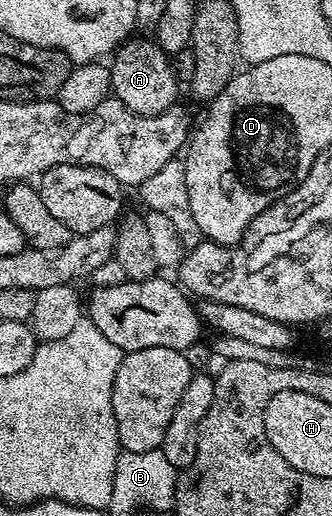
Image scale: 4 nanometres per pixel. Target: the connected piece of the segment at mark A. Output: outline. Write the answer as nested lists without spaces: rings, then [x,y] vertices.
[[[129,39],[118,47],[113,58],[110,62],[111,91],[133,114],[158,116],[175,107],[180,83],[169,55],[163,53],[155,41]]]

